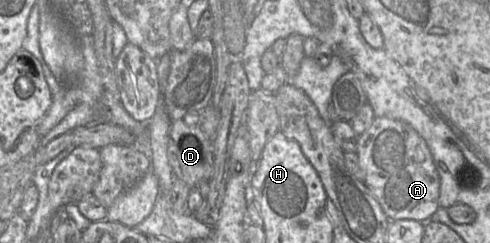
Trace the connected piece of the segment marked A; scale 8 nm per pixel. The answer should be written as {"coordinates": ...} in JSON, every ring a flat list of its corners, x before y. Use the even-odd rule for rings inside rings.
{"coordinates":[[376,117,372,125,359,134,356,154,362,181,390,220,411,219,423,223,432,221,430,220,432,215,440,207,438,202,440,178,427,143,411,125,398,119]]}

